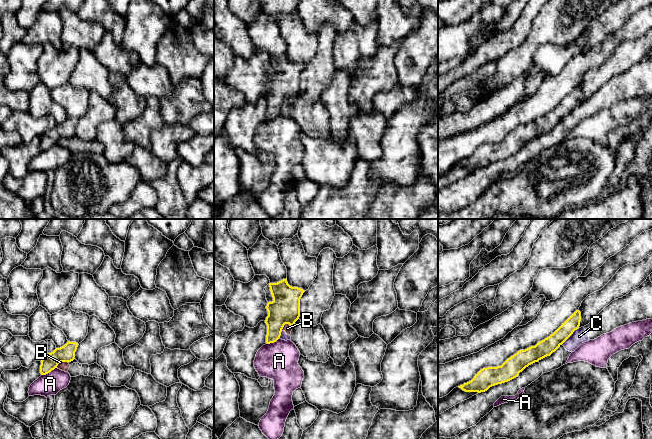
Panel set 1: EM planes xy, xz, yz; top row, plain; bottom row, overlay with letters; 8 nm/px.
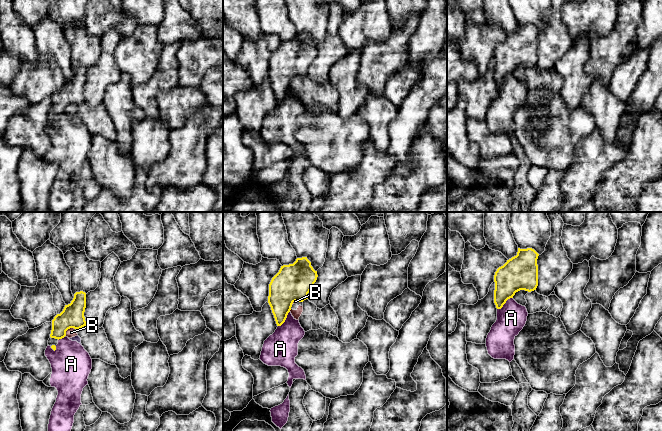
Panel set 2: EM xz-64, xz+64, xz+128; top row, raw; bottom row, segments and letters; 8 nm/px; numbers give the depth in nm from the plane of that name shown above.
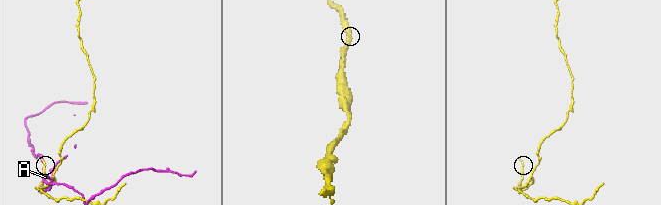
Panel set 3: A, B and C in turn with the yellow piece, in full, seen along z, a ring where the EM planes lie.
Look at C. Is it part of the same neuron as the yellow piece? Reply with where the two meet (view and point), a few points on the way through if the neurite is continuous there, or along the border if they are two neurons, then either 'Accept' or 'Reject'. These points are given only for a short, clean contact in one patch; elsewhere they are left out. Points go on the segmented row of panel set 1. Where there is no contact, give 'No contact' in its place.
Touches yellow at yz (569, 336). Reject

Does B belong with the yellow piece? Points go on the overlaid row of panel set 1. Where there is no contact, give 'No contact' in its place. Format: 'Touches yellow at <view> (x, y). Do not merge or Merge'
Touches yellow at xy (61, 361). Do not merge

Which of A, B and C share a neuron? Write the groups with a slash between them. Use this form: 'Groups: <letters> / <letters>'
Groups: A / B C

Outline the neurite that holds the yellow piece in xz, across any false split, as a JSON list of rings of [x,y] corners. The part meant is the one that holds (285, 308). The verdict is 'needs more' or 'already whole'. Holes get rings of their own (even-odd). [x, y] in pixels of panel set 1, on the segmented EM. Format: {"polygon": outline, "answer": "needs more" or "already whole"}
{"polygon": [[[287,278],[277,283],[269,283],[269,287],[273,301],[268,302],[266,306],[267,344],[274,343],[280,338],[285,324],[292,327],[299,319],[300,299],[305,292],[301,288],[290,286]]], "answer": "already whole"}

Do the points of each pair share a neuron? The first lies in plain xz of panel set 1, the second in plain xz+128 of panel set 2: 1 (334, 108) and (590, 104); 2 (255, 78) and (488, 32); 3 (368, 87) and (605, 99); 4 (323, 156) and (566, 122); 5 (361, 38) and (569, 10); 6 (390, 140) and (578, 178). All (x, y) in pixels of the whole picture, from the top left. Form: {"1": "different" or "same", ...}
{"1": "different", "2": "same", "3": "different", "4": "same", "5": "same", "6": "different"}

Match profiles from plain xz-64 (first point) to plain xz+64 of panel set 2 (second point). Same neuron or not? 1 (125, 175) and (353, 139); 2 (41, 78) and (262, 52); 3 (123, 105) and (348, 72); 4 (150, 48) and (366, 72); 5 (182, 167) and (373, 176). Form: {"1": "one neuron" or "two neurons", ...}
{"1": "one neuron", "2": "one neuron", "3": "one neuron", "4": "two neurons", "5": "two neurons"}

